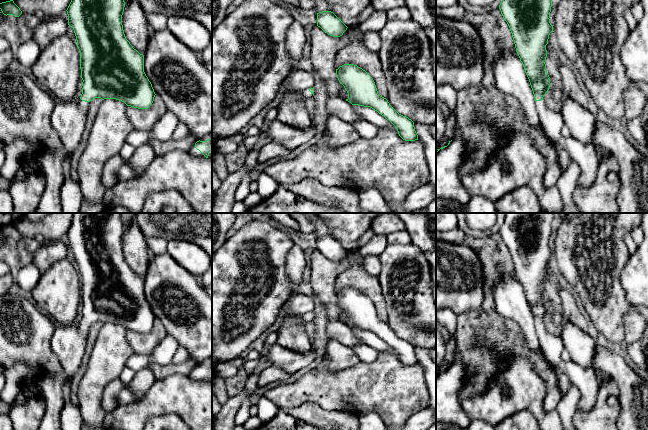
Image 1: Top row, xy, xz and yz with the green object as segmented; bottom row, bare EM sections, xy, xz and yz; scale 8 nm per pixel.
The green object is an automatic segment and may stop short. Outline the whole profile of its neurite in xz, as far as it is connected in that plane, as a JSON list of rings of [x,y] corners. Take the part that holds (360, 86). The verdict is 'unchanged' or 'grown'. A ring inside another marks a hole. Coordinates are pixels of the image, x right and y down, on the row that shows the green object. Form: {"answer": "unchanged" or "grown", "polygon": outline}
{"answer": "unchanged", "polygon": [[[344,64],[336,69],[336,75],[348,93],[346,101],[377,111],[396,127],[403,140],[418,140],[414,122],[399,114],[386,98],[378,94],[373,78],[365,70],[354,64]]]}

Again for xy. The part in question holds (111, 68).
{"answer": "grown", "polygon": [[[71,0],[66,10],[68,25],[74,30],[80,52],[80,69],[83,80],[80,107],[87,114],[89,102],[95,98],[116,99],[127,106],[138,109],[148,109],[154,101],[156,94],[144,72],[144,55],[133,48],[124,34],[122,25],[124,7],[124,0]]]}

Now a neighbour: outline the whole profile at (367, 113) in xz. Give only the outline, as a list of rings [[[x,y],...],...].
[[[353,105],[353,110],[357,115],[362,117],[364,120],[367,120],[377,125],[379,128],[391,128],[398,133],[396,127],[389,120],[387,120],[384,116],[379,114],[377,111],[373,110],[372,108]]]

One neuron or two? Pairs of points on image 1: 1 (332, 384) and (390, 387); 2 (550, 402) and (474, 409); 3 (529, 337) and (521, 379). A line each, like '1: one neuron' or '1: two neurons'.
1: one neuron
2: two neurons
3: two neurons

